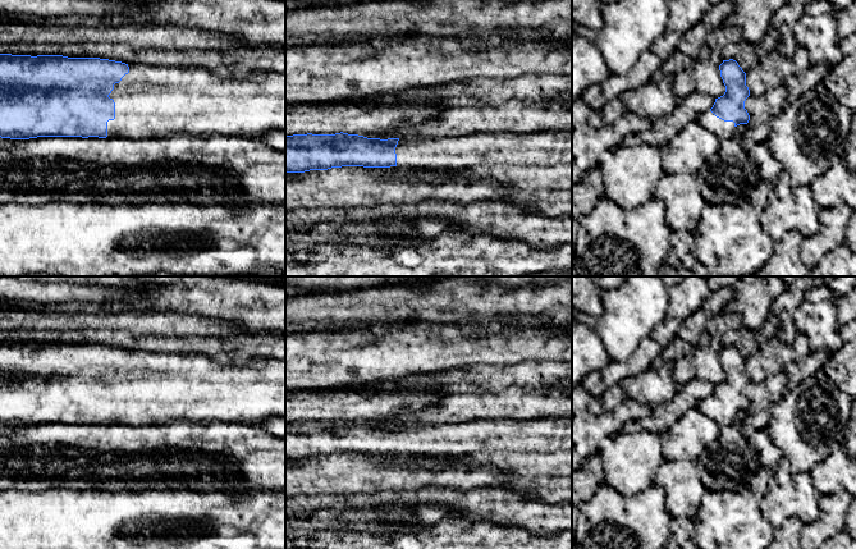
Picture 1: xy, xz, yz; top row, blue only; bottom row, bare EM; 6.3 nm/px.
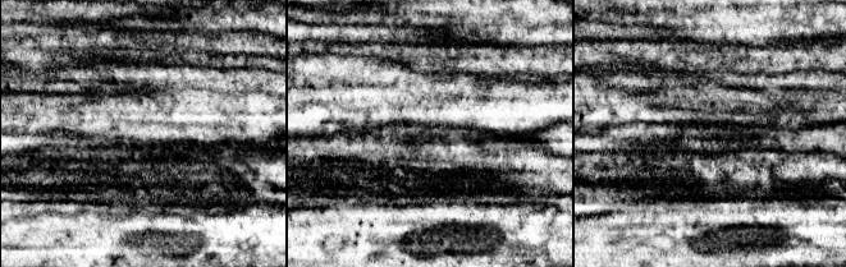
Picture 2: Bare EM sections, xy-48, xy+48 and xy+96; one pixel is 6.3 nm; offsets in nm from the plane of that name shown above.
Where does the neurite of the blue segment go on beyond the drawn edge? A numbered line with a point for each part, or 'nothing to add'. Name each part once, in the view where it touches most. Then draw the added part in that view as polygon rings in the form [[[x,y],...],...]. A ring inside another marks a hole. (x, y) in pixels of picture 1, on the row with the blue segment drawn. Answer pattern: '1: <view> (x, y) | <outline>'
1: xy (151, 101) | [[[128,67],[129,73],[109,95],[115,102],[115,119],[107,122],[109,138],[164,139],[187,134],[261,139],[271,131],[285,129],[285,73],[257,72],[237,78],[194,67]]]

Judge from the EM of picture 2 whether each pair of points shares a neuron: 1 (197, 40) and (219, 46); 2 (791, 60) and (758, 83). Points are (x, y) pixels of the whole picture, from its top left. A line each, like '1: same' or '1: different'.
1: same
2: different

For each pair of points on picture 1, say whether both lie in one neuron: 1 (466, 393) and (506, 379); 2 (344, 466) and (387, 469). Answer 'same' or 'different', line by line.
1: same
2: same

